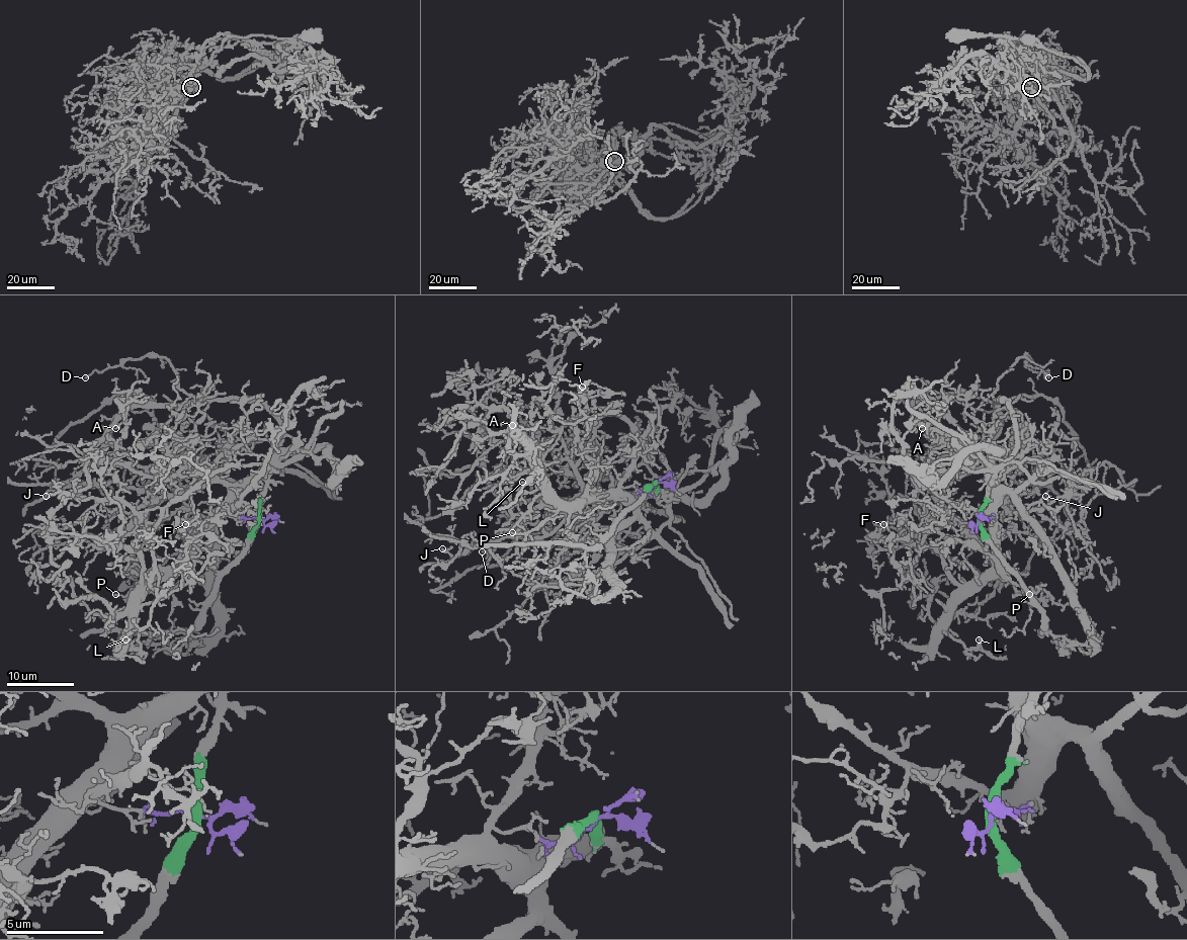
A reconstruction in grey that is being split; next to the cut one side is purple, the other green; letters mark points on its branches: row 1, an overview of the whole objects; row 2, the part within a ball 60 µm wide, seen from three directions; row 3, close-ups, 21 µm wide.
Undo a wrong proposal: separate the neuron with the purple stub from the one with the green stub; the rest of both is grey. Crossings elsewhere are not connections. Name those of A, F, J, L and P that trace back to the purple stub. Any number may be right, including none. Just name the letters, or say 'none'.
A, F, J, L, P

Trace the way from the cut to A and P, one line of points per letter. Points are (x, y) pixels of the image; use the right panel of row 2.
A: (980, 519), (989, 518), (992, 476), (979, 470), (958, 479), (977, 462), (924, 422), (923, 429)
P: (980, 519), (989, 518), (984, 516), (987, 514), (992, 553), (1005, 569), (1005, 577), (1018, 592), (1028, 594)

